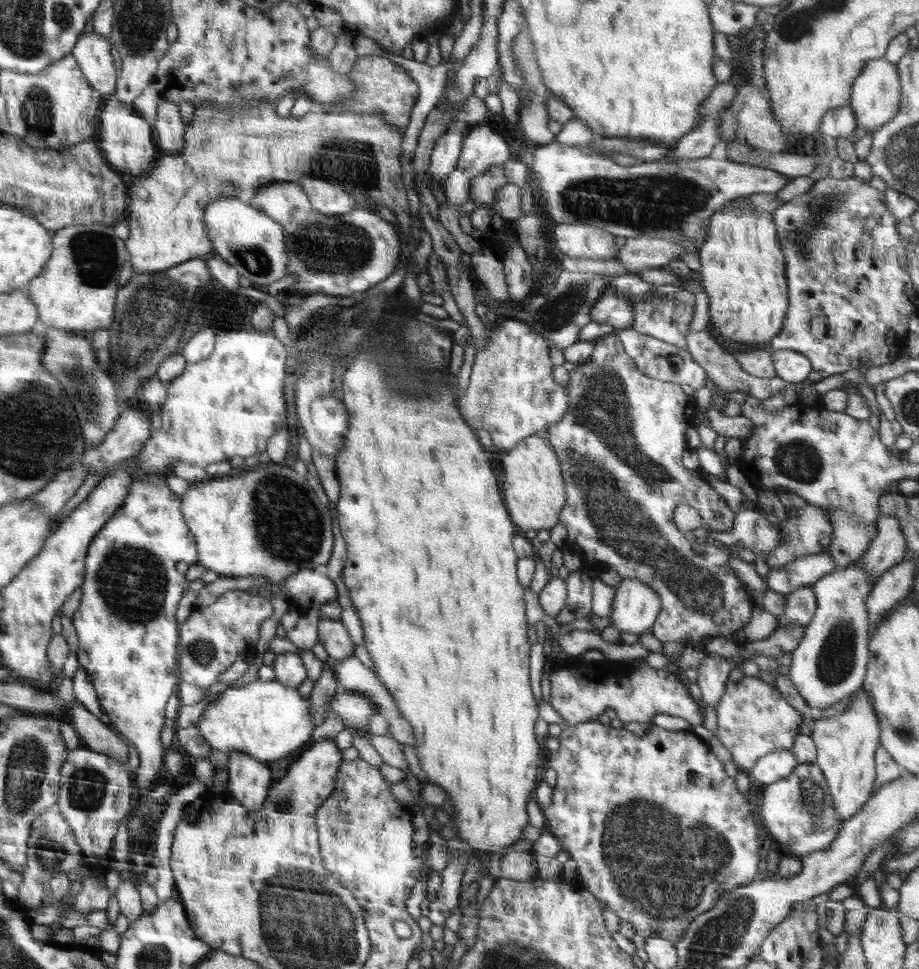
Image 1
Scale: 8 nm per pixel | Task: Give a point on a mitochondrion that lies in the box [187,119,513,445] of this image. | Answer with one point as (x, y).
(332, 245)

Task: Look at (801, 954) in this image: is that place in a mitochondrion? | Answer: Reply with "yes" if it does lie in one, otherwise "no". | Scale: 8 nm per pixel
no

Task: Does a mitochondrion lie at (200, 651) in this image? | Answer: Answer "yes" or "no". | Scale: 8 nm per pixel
yes

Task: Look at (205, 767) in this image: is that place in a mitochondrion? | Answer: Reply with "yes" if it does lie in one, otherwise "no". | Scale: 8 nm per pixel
no

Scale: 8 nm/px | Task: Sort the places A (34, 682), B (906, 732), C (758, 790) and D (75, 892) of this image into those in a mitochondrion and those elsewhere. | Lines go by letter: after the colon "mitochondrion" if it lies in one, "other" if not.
A: other
B: mitochondrion
C: other
D: other

